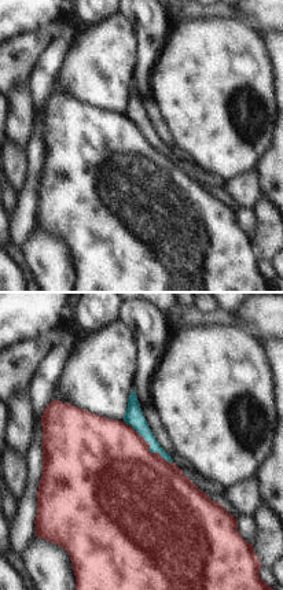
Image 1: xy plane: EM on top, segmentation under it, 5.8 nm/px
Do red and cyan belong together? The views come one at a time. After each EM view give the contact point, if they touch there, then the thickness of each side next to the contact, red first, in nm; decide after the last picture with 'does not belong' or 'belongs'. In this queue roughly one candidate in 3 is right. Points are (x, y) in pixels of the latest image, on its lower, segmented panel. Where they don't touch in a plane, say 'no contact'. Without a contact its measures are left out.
(149, 446) | 480/110 nm

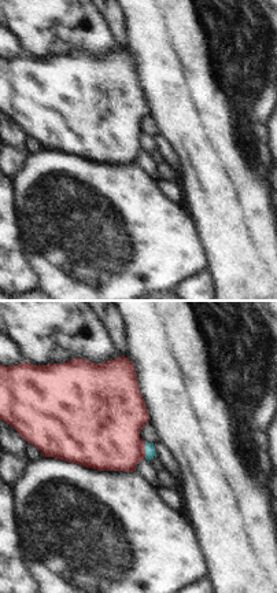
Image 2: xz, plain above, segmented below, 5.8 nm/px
(144, 450) | 420/60 nm

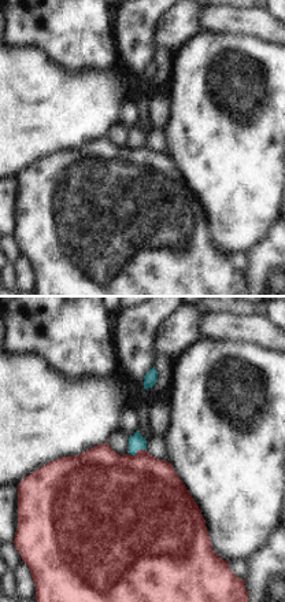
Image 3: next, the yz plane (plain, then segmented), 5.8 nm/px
(137, 453) | 480/90 nm

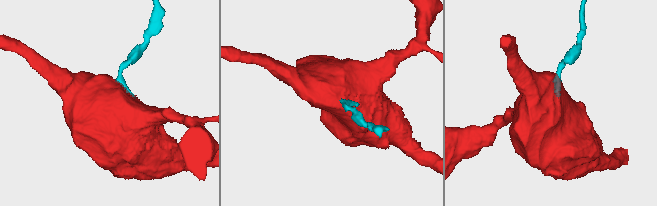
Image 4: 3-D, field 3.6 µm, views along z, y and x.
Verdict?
does not belong

